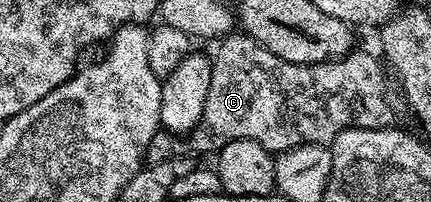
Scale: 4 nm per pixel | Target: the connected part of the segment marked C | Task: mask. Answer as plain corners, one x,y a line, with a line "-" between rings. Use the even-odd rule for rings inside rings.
229,34
219,44
216,56
211,57
210,90
204,106
202,126
197,127
195,139
205,140
215,146
223,146
235,140
253,140
267,152
279,154
303,144
327,145
347,128
386,128
393,123
392,104
384,93
381,61
376,61
368,52
353,50
339,60
295,64
270,54
270,50
263,48
257,40
251,40
243,34

